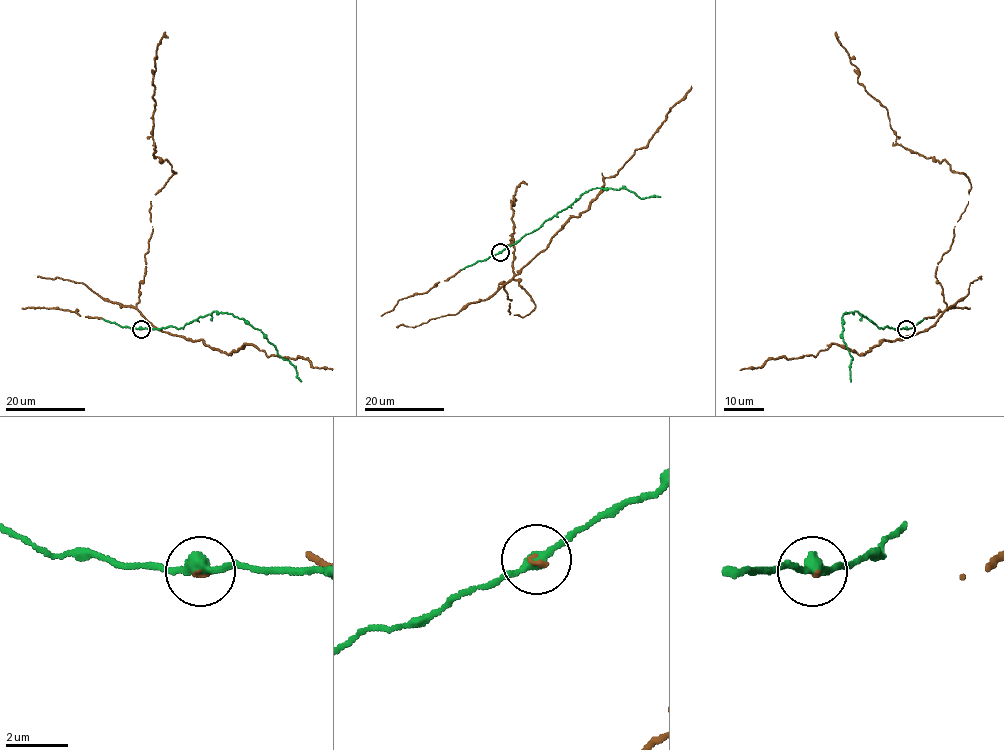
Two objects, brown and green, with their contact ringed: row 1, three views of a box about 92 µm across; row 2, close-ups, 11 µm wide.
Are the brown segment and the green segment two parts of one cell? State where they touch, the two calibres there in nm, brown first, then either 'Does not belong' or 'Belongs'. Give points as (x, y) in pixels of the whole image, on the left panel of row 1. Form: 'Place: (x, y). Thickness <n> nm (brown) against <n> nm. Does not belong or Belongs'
Place: (141, 329). Thickness 90 nm (brown) against 340 nm. Belongs

